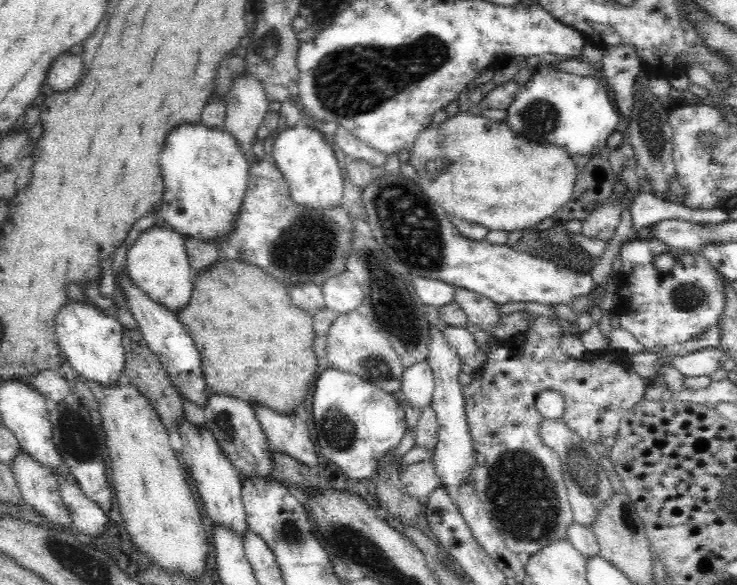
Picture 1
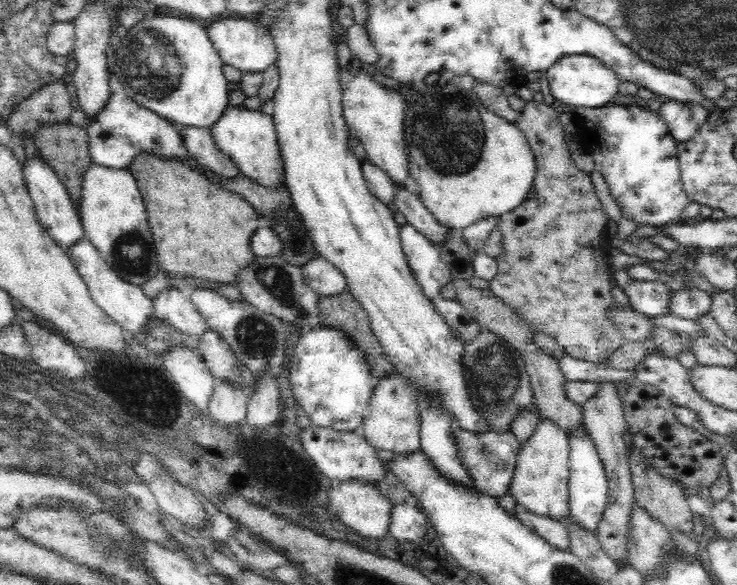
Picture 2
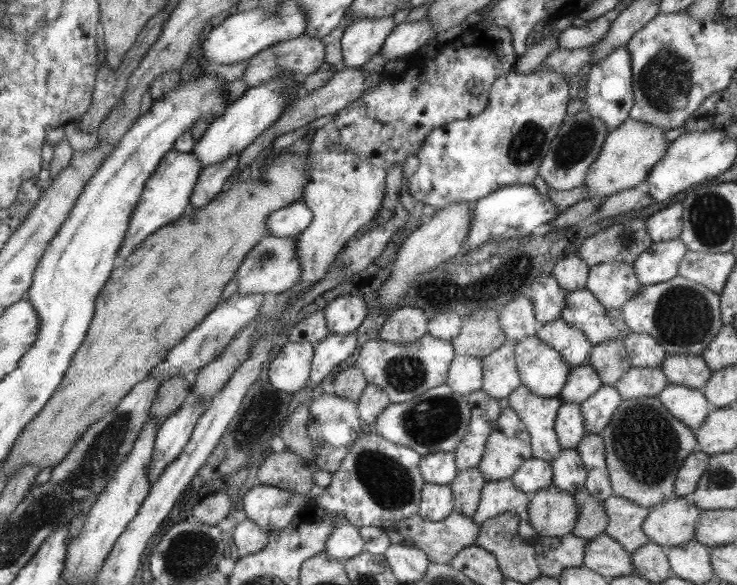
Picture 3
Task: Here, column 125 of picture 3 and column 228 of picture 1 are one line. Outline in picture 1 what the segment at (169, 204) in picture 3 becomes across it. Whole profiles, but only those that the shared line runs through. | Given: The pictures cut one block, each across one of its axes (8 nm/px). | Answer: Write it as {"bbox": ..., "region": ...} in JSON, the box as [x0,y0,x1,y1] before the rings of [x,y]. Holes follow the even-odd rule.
{"bbox":[218,156,354,286],"region":[[[256,156],[254,162],[250,164],[248,190],[238,210],[234,228],[226,238],[222,238],[222,242],[218,242],[218,246],[226,252],[230,260],[242,260],[256,268],[262,268],[284,286],[306,284],[306,282],[312,282],[314,286],[322,286],[326,280],[346,272],[346,258],[354,250],[352,230],[354,230],[354,220],[348,216],[348,212],[342,206],[328,208],[328,210],[310,210],[310,208],[296,206],[296,202],[290,196],[288,182],[284,182],[284,176],[278,172],[276,164],[270,158],[262,160]]]}

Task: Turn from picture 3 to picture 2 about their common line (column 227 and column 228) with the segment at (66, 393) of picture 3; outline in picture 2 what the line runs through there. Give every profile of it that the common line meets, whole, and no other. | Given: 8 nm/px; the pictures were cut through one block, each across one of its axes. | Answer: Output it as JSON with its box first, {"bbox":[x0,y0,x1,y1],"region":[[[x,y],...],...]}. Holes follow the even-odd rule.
{"bbox":[126,152,264,282],"region":[[[142,152],[136,154],[126,170],[136,180],[144,198],[150,232],[164,272],[218,282],[234,282],[236,274],[238,280],[238,272],[254,256],[250,238],[264,224],[258,210],[244,196],[232,192],[226,182],[212,182],[178,158],[158,158],[156,154]]]}

